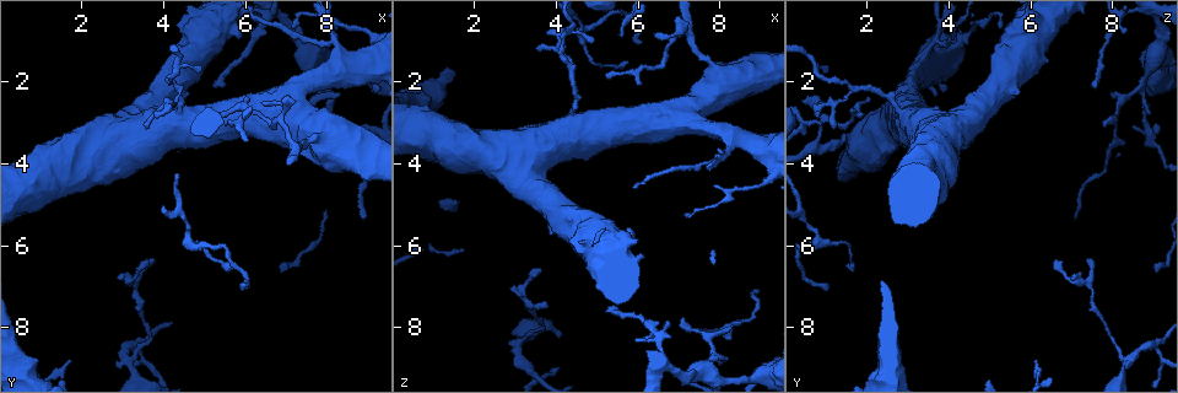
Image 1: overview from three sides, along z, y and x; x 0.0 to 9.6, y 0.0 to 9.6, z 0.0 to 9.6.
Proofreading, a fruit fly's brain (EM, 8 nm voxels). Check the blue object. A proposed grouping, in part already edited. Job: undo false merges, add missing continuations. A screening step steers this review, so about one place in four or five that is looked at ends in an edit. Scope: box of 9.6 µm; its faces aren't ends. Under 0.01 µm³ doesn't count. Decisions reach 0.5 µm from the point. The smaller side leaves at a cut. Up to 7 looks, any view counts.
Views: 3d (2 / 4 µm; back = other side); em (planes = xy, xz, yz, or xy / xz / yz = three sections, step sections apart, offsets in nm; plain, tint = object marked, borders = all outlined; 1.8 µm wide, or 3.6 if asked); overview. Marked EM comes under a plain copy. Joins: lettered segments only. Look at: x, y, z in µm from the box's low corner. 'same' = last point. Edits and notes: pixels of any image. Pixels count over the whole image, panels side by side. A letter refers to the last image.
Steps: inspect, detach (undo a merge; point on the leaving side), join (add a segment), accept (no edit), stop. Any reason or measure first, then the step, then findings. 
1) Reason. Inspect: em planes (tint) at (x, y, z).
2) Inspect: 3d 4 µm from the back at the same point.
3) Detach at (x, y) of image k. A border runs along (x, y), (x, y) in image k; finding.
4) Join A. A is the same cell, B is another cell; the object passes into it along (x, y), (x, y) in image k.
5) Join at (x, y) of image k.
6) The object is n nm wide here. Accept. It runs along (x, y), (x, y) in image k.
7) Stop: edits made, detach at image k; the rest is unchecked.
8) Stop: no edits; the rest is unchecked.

Free end. Inspect: em yz step 8 (tint) at (3.75, 2.85, 0.75).

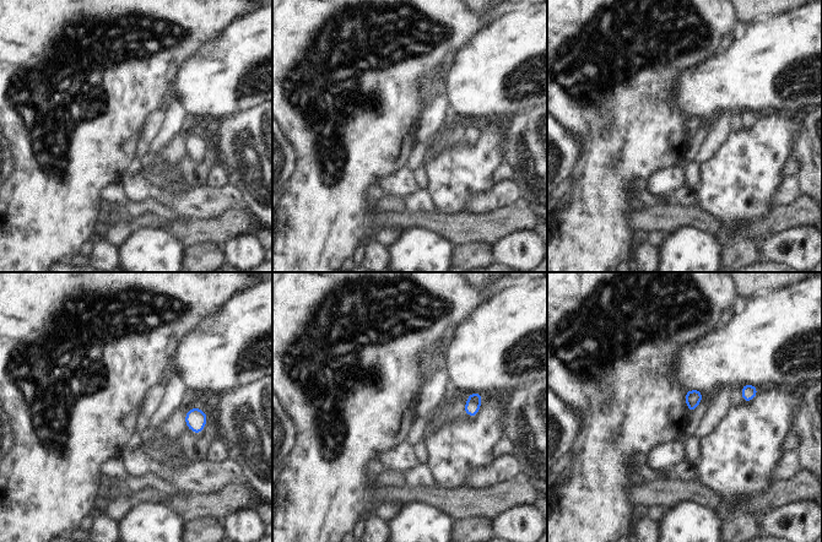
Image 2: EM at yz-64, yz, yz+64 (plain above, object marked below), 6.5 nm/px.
Inspect: em planes (borders) at the same point.

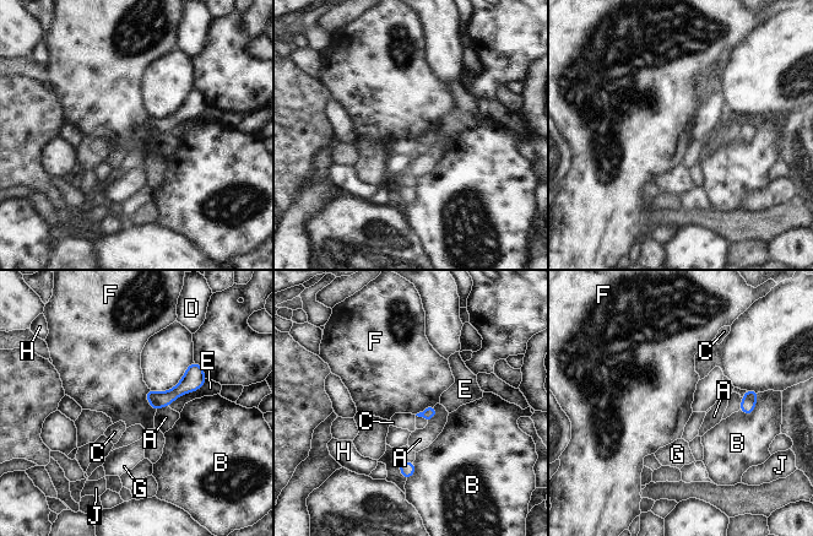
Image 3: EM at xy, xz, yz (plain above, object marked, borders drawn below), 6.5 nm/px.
The object is 80 nm wide here. Accept. A, B, C, D, E, F, G, H and J are other cells; a border runs along (148, 389), (146, 399), (156, 410) in image 3; no lettered segment goes on from it.

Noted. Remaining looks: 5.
Side arm on a straight run. Inspect: em planes (borders) at (3.30, 8.40, 8.95).

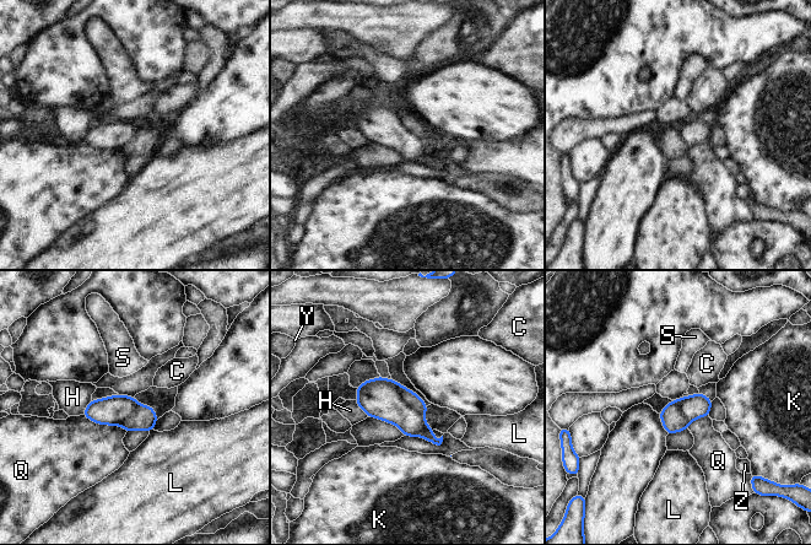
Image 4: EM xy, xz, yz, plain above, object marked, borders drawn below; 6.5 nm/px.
Accept. C, H, K, L, Q, S, Y and Z are other cells; a border runs along (82, 414), (126, 431) in image 4; one neuron here.

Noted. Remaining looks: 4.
Branch stops here. Inspect: em xz step 8 (tint) at (5.20, 2.05, 7.65).

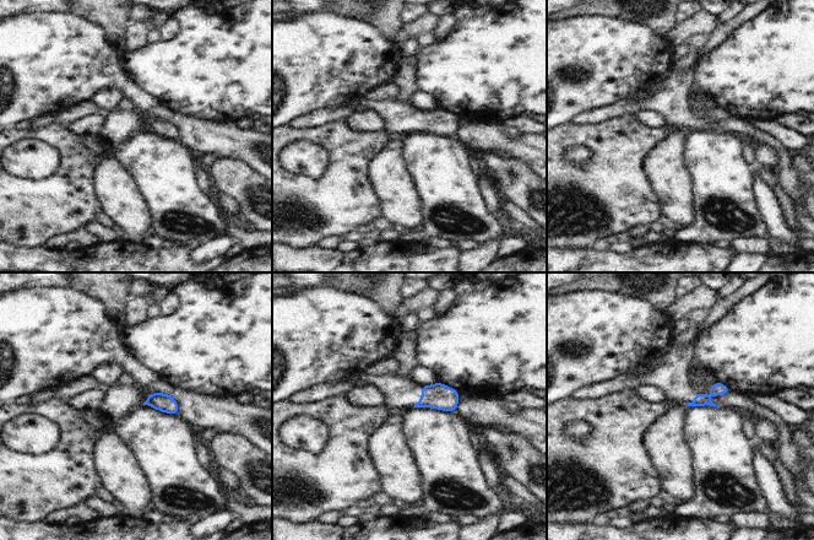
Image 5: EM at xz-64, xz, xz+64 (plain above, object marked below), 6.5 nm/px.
Cut it another way. Inspect: em planes (tint) at the same point.

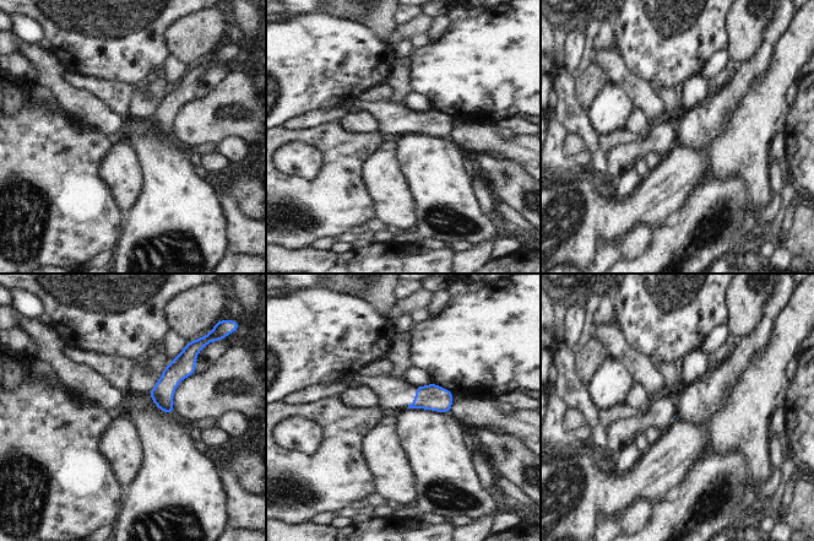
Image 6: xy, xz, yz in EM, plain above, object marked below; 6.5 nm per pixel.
Inspect: em planes (borders) at the same point.

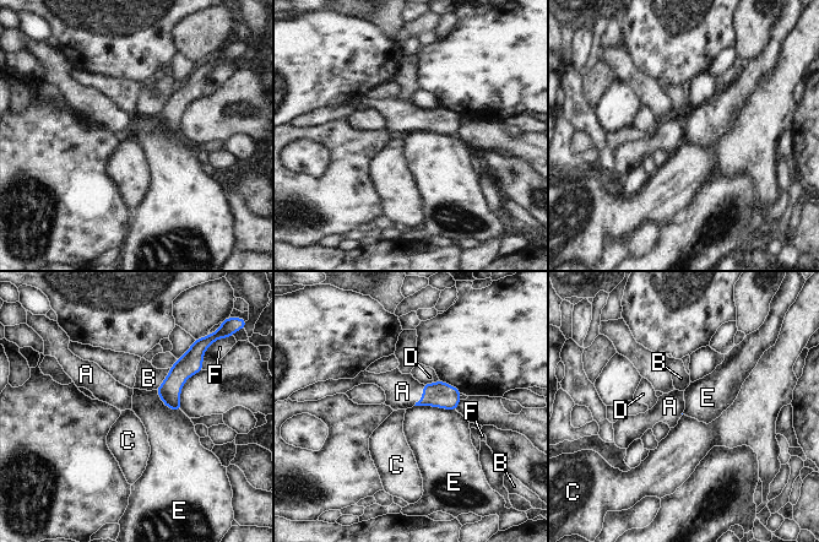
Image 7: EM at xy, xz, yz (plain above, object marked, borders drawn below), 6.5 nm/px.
The longest contact is with E, 280 nm. Join A. A is the same cell, B, C, D, E and F are other cells; the object passes into it along (441, 395), (423, 395), (402, 391) in image 7; it goes on there.

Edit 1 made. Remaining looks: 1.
Stop: edits made, join at image 7; the rest is unchecked.

